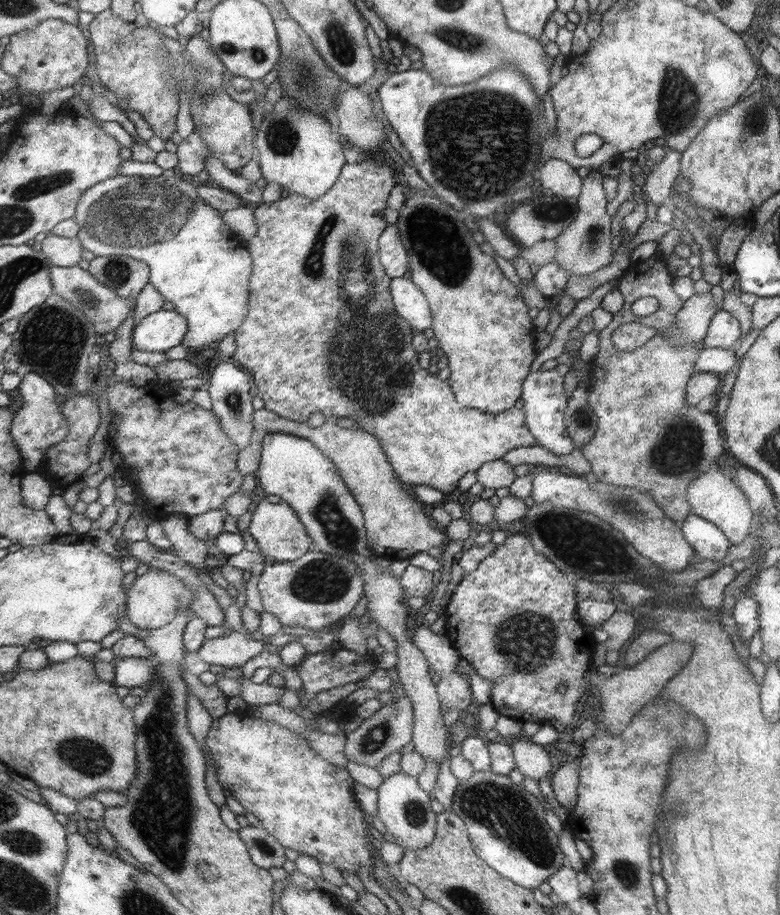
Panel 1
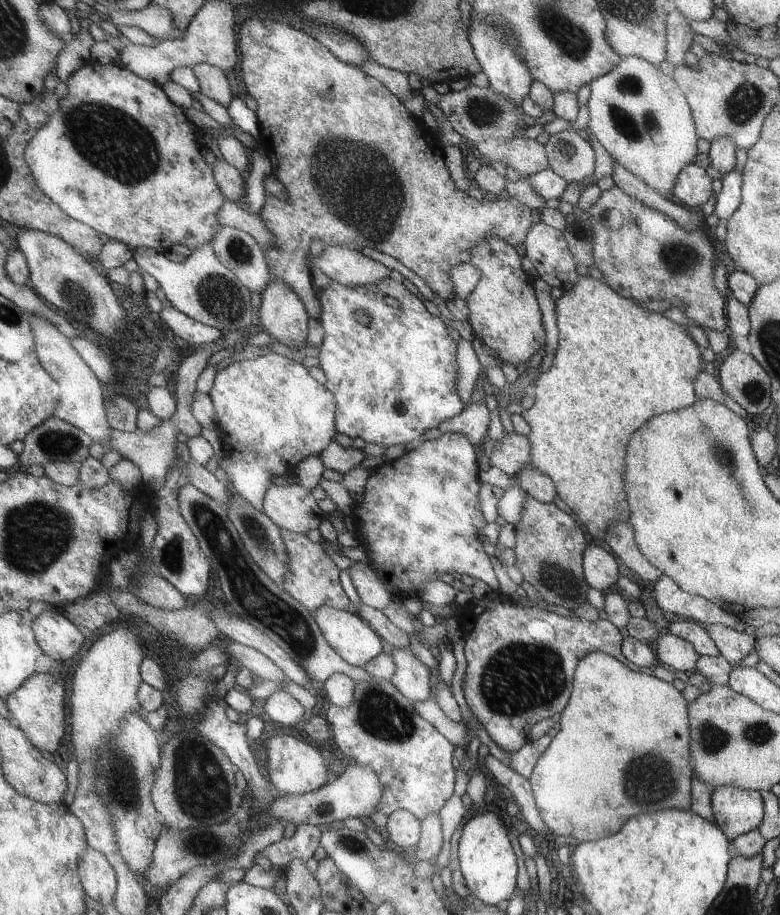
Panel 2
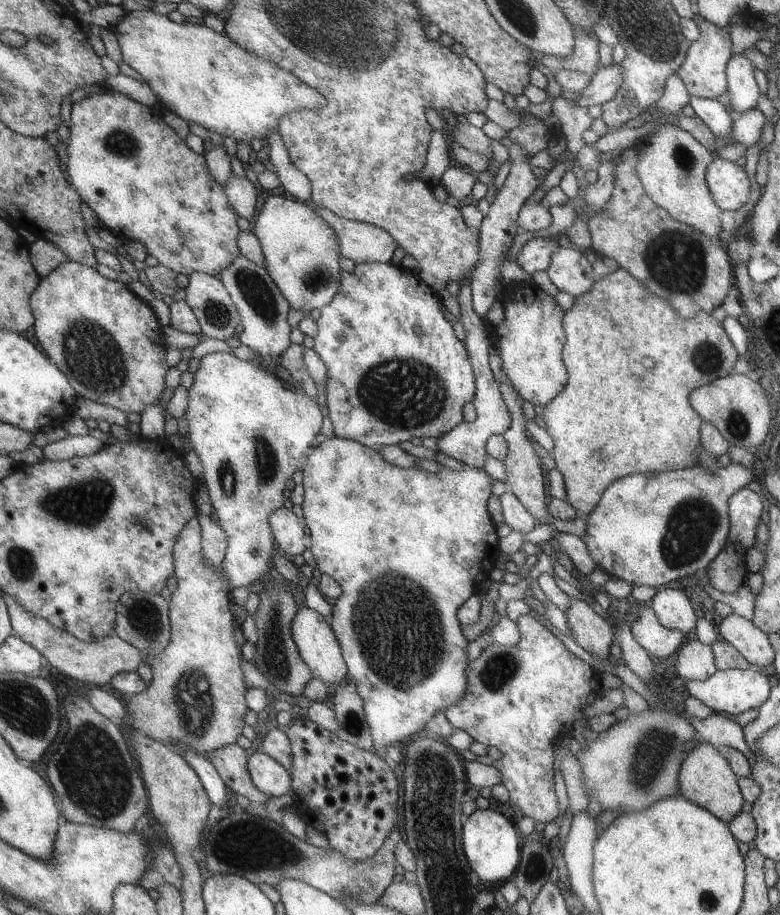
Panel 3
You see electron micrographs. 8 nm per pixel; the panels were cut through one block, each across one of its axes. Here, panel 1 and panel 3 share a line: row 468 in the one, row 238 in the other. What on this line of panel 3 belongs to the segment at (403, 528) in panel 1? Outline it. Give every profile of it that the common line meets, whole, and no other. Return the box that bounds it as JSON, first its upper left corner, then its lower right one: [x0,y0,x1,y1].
[316,206,399,264]

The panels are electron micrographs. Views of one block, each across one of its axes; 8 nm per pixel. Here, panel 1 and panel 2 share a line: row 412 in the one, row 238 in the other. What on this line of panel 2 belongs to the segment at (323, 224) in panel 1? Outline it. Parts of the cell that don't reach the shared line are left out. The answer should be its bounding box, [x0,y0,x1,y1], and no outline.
[238,19,567,319]

